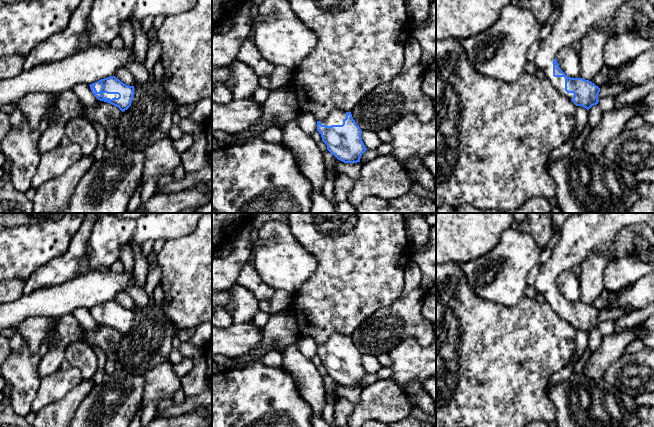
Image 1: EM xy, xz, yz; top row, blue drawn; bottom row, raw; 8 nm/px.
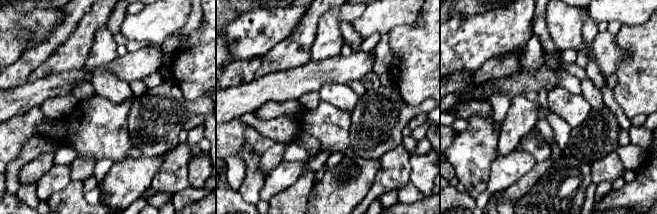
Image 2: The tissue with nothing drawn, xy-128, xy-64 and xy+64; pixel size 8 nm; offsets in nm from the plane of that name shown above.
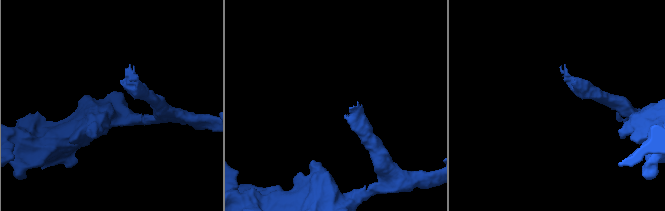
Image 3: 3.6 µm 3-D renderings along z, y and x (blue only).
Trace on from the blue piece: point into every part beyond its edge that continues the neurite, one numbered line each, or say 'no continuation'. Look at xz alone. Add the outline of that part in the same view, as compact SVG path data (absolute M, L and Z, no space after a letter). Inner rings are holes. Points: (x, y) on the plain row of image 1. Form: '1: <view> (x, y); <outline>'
1: xz (336, 341); M334 333L329 339L320 344L322 349L331 350L331 349L342 349L343 344L346 342L346 336L340 333Z

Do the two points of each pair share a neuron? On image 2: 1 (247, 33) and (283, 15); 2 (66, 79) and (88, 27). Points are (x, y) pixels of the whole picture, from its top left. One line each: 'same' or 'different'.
1: same
2: different

